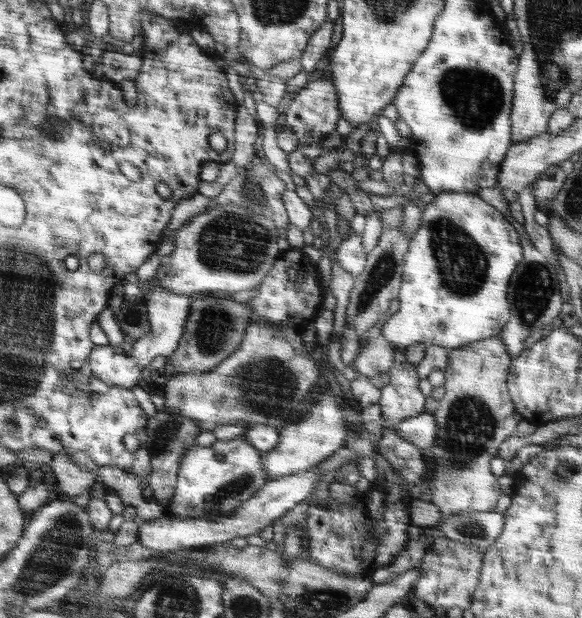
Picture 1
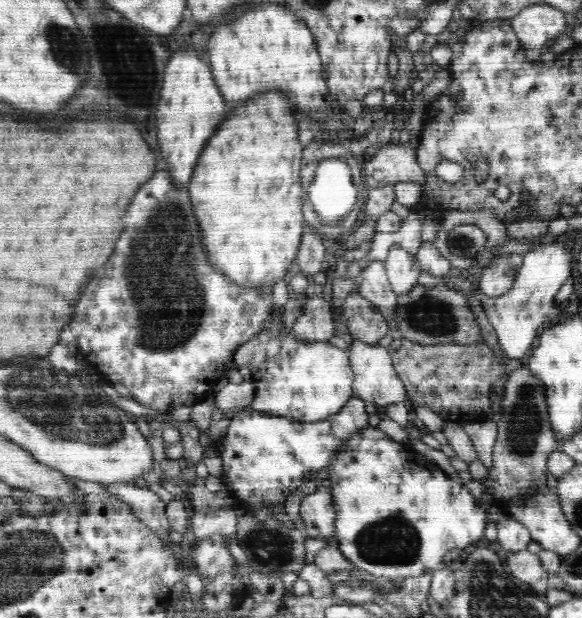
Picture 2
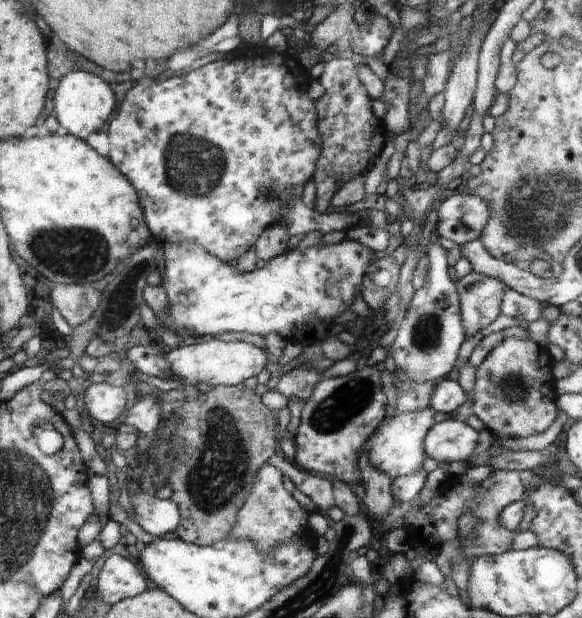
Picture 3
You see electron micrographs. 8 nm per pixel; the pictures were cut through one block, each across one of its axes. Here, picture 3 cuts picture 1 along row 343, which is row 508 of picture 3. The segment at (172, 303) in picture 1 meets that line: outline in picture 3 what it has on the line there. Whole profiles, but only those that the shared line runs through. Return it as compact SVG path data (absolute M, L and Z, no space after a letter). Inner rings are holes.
M139 487L132 495L132 500L135 518L148 534L162 537L174 532L180 524L180 511L172 499L161 500Z

